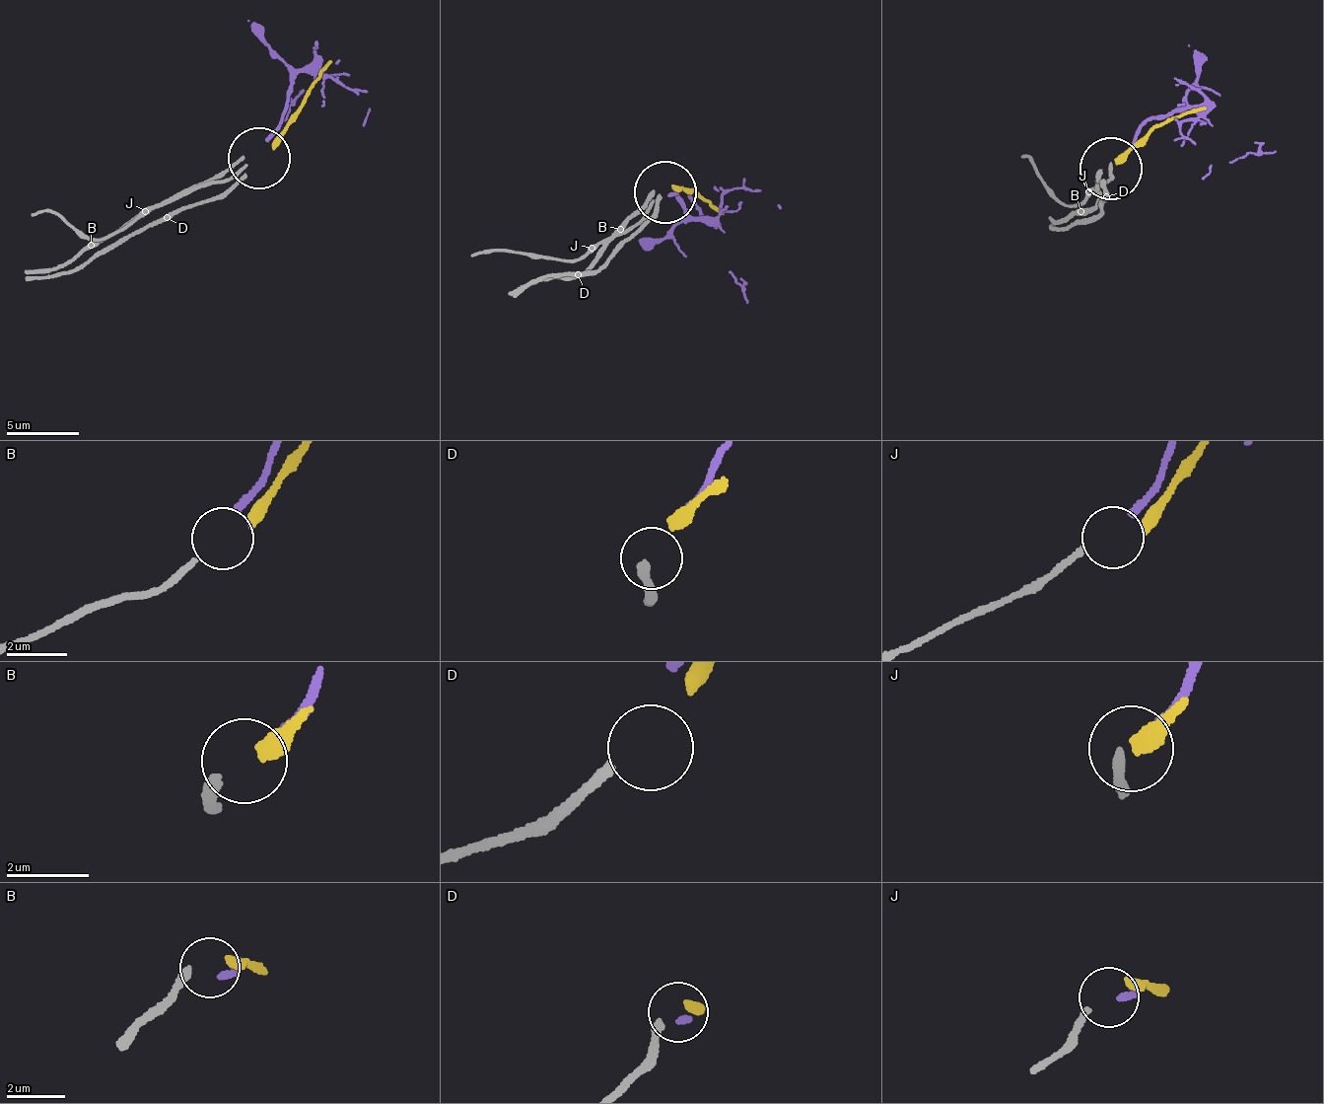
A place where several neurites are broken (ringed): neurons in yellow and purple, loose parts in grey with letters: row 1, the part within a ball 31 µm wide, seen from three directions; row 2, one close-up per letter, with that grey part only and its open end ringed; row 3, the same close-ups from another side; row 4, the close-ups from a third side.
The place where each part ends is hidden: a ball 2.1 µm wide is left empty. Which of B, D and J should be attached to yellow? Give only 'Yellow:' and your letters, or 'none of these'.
Yellow: B

